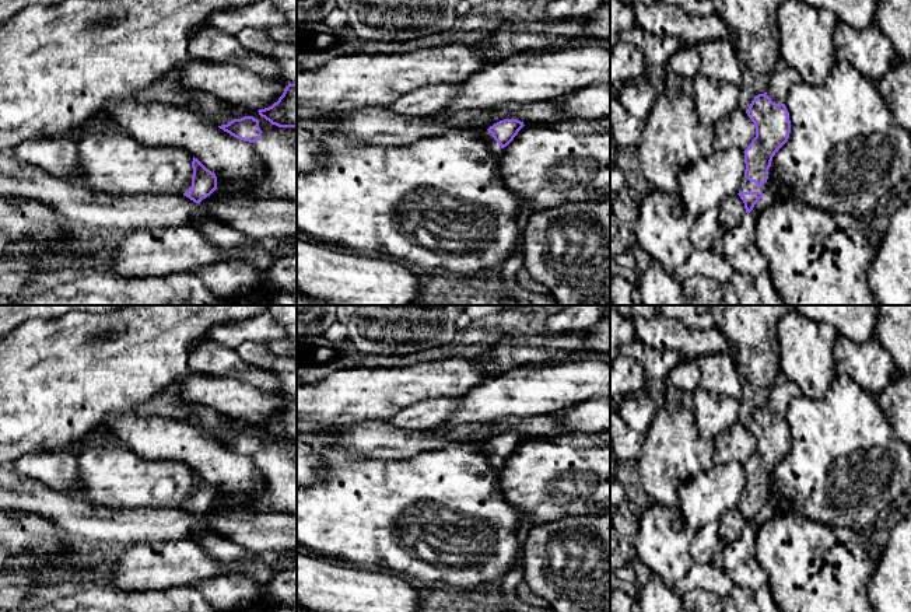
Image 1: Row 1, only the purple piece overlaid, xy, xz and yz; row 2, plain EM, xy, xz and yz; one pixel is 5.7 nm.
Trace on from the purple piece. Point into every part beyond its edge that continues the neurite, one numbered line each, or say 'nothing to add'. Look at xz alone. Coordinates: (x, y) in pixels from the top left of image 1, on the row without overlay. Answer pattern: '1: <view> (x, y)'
1: xz (486, 448)

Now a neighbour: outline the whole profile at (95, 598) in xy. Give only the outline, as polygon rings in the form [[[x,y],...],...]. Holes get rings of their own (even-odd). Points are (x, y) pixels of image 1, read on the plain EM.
[[[90,585],[31,612],[225,612],[217,611],[193,587],[155,591],[120,591]]]

